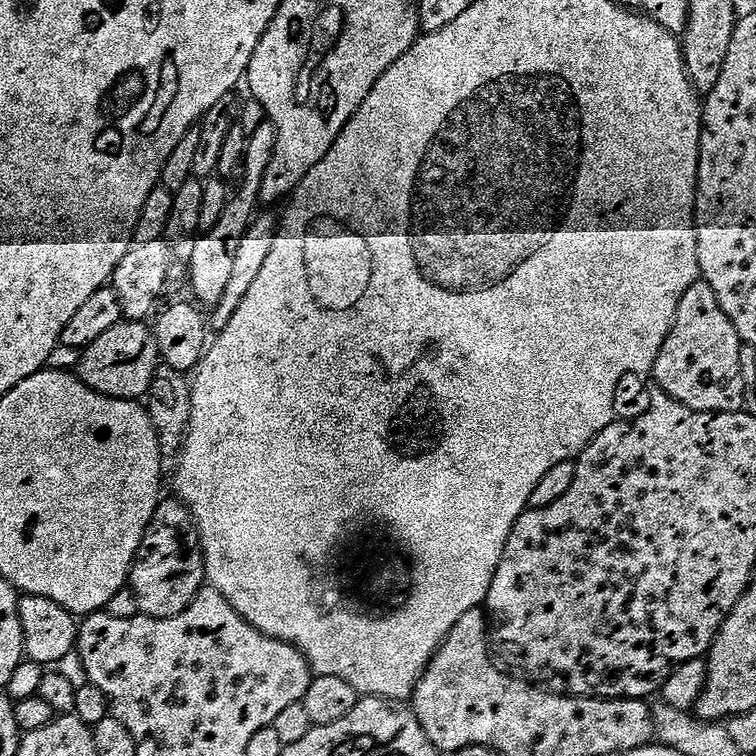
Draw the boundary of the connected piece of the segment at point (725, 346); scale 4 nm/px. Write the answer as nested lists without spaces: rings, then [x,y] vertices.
[[[702,278],[698,279],[694,286],[690,286],[690,290],[686,290],[686,294],[682,294],[678,302],[672,329],[651,371],[651,375],[656,376],[655,387],[695,412],[739,412],[744,407],[742,363],[739,357],[741,345],[738,330],[734,330],[722,306],[718,306],[714,290],[710,290],[710,286]]]

